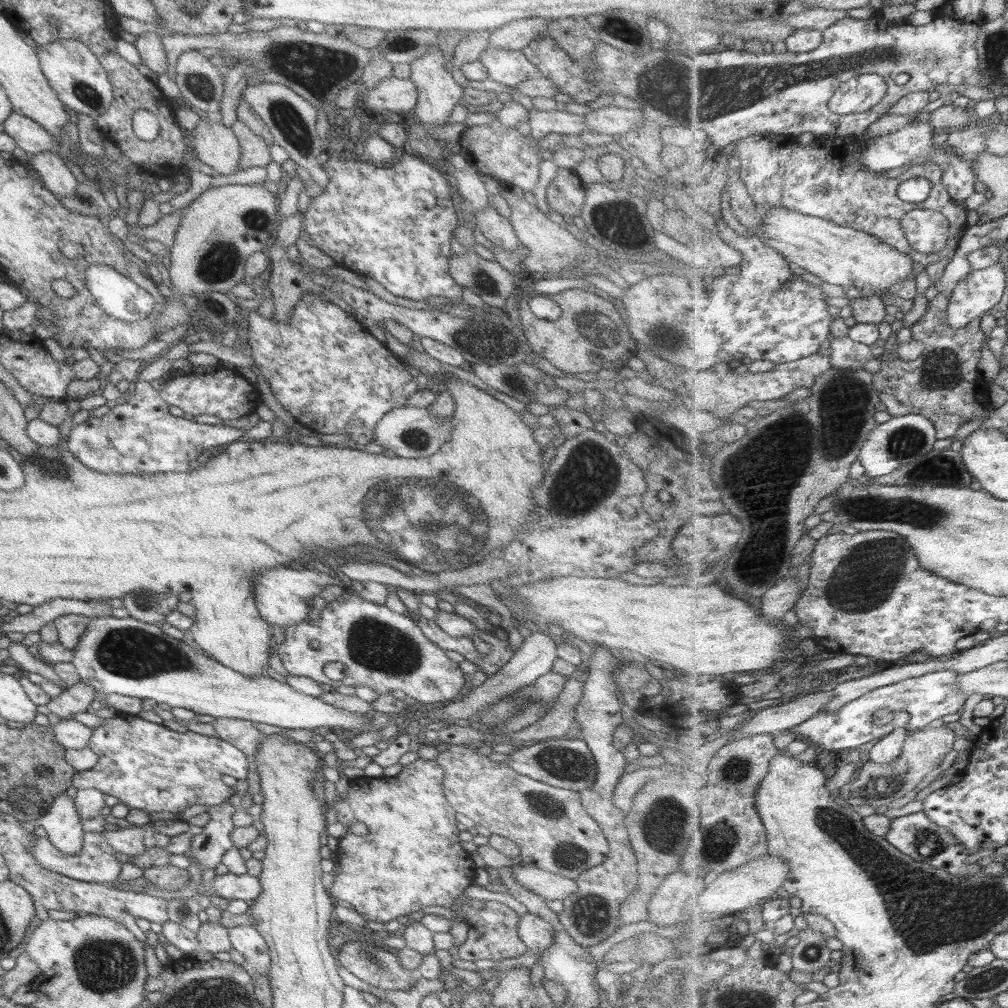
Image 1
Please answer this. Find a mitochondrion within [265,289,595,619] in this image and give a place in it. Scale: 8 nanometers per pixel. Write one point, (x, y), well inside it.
(441, 516)

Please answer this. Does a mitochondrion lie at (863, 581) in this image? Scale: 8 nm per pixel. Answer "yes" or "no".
yes

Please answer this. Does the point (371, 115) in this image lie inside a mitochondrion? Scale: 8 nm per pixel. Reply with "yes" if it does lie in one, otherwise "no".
no

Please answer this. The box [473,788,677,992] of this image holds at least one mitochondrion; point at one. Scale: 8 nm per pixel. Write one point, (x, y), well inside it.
(571, 856)

